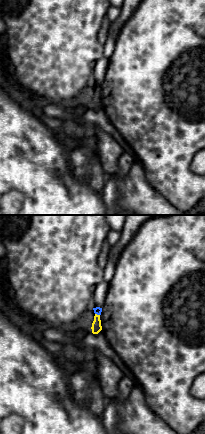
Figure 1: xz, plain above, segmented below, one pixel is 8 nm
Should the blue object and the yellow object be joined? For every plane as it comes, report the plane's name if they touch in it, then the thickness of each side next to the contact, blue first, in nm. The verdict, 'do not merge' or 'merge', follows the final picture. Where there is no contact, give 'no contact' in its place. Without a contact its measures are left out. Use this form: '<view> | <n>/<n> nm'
xz | 60/80 nm

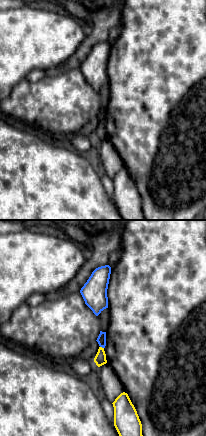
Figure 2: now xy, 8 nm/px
xy | 70/100 nm

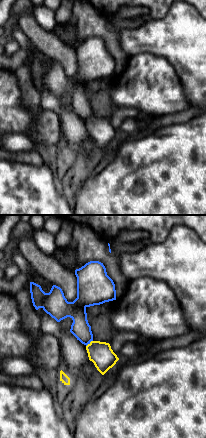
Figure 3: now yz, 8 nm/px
yz | 160/190 nm

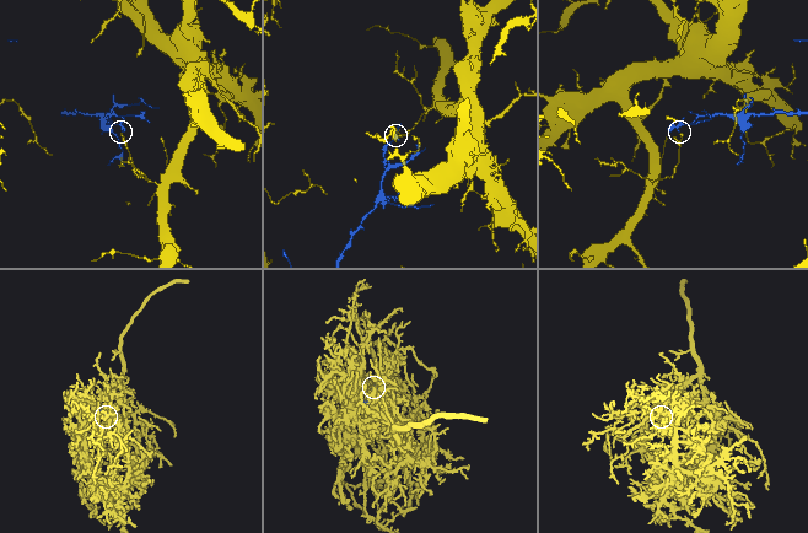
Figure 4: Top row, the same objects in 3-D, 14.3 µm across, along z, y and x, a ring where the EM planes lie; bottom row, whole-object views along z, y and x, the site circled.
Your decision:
do not merge

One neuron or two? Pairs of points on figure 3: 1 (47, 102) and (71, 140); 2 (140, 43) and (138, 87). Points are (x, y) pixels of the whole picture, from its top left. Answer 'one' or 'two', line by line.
1: one
2: two

